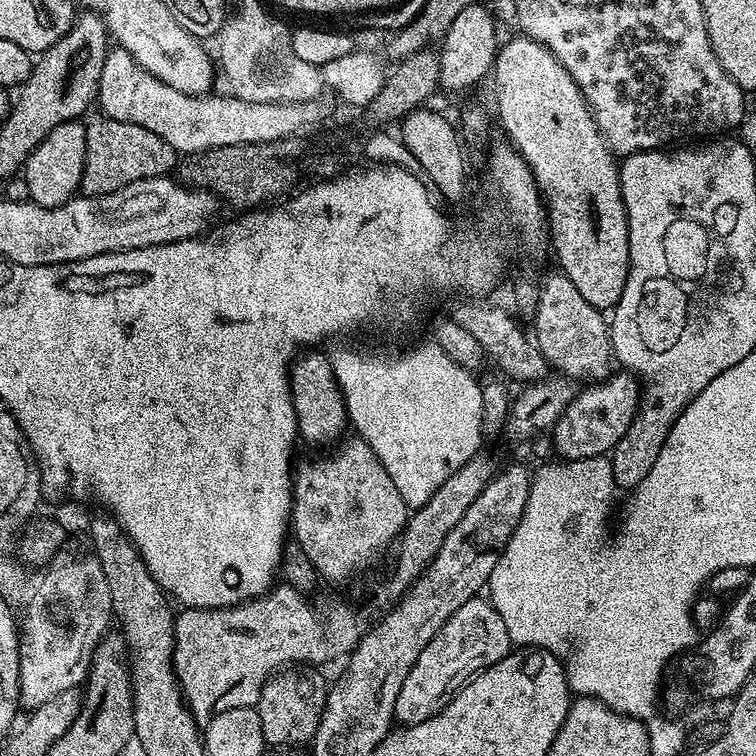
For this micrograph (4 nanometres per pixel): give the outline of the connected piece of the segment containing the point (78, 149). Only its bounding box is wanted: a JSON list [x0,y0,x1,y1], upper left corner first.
[22,120,86,208]

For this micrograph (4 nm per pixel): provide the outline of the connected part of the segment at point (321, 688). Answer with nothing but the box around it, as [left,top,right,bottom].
[254,666,329,749]

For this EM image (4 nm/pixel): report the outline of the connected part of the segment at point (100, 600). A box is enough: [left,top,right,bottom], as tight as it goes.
[20,550,114,710]

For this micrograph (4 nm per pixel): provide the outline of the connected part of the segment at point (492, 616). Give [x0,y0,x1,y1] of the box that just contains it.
[395,598,513,726]

